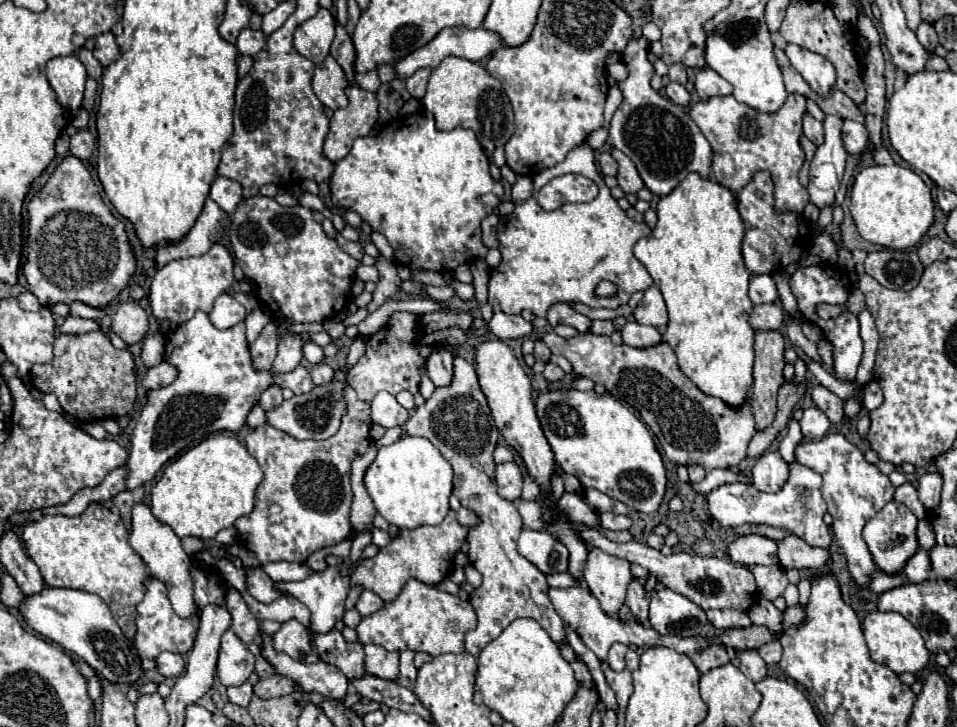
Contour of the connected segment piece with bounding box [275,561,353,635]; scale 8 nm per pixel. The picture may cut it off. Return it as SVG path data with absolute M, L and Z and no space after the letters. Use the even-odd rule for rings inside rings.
M343 561L341 565L331 565L325 571L315 571L303 581L297 581L297 583L281 581L281 583L275 583L275 587L277 591L285 591L297 597L303 605L307 605L311 611L311 625L309 625L311 635L319 635L319 633L323 635L323 633L329 633L339 619L343 619L345 599L351 589L351 573L353 573L353 565L349 561Z

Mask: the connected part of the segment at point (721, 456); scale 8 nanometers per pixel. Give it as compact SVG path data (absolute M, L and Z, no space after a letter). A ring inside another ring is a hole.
M547 333L547 335L543 335L543 341L547 343L547 347L553 353L567 357L577 375L587 377L593 383L601 383L607 389L607 393L611 393L619 401L633 407L641 415L641 421L649 427L649 431L653 431L653 435L657 437L657 441L669 461L673 461L677 465L697 463L697 465L705 467L705 471L711 471L715 467L721 467L721 469L735 467L747 455L747 445L749 445L751 437L757 433L749 401L743 407L733 409L733 407L725 407L725 403L721 403L719 399L713 399L713 397L701 393L681 373L681 369L677 367L673 349L667 343L659 343L659 345L647 347L647 349L635 349L625 343L613 345L607 335L593 335L593 333L577 335L573 339L563 339L557 333Z

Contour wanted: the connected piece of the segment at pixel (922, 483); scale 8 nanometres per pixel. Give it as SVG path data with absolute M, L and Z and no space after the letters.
M925 473L919 479L917 493L925 509L935 509L941 501L941 475L939 473Z

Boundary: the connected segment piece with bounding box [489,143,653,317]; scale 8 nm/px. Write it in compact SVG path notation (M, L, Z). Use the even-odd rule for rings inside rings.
M581 143L575 149L569 151L567 159L557 163L555 167L543 169L539 175L535 175L535 193L531 199L525 203L515 205L513 213L507 217L501 217L501 223L497 227L497 241L499 241L499 251L501 251L501 263L489 271L489 305L493 311L503 311L509 315L519 315L521 311L529 309L531 313L547 315L549 307L555 303L585 303L589 307L607 307L607 309L617 309L619 305L625 305L629 297L635 291L645 291L653 285L651 275L647 273L645 265L639 263L639 259L633 255L633 245L651 233L651 229L645 223L635 223L631 221L625 211L617 205L613 199L609 187L605 185L601 173L597 171L595 165L595 151L589 147L589 143ZM565 173L579 173L591 181L597 183L599 195L593 199L593 203L565 203L563 207L555 211L543 211L537 205L537 191L549 183L551 179L565 175ZM601 281L611 281L617 285L617 293L611 297L599 297L595 295L595 289Z

